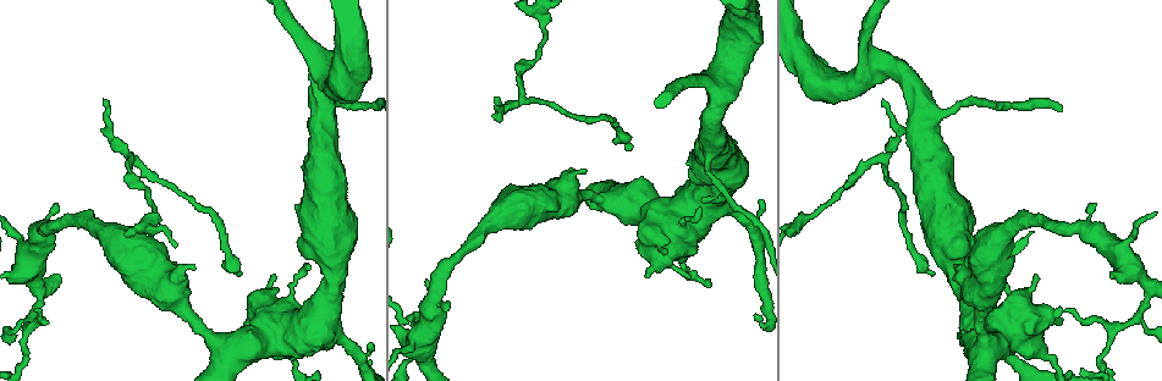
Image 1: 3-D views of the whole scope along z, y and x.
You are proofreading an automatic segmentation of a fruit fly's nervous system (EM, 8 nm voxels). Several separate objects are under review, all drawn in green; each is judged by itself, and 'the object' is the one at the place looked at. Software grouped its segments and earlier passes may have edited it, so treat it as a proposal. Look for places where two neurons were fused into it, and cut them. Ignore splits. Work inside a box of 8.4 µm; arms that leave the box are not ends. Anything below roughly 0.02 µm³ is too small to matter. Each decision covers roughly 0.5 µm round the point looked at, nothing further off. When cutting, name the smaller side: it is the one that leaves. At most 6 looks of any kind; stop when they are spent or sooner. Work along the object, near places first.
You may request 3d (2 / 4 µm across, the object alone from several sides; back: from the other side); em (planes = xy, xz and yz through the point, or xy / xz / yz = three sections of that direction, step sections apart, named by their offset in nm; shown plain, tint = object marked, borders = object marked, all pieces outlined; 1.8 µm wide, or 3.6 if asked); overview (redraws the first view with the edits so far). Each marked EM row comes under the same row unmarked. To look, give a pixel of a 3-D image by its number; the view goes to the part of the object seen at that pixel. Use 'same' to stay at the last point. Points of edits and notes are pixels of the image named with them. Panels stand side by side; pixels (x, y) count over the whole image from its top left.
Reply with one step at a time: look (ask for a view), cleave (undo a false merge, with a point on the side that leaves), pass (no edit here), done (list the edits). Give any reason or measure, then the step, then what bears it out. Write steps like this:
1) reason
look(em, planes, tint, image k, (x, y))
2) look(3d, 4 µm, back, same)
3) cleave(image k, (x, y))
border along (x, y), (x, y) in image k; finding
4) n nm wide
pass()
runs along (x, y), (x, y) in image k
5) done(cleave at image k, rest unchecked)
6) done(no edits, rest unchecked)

sharp bend
look(3d, 2 µm, image 1, (882, 160))

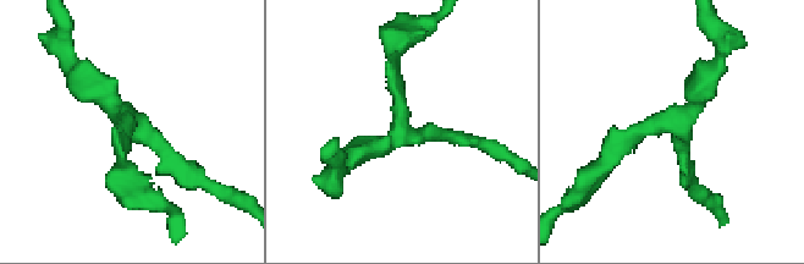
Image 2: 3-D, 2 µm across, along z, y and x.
now the EM
look(em, planes, borders, image 2, (401, 125))

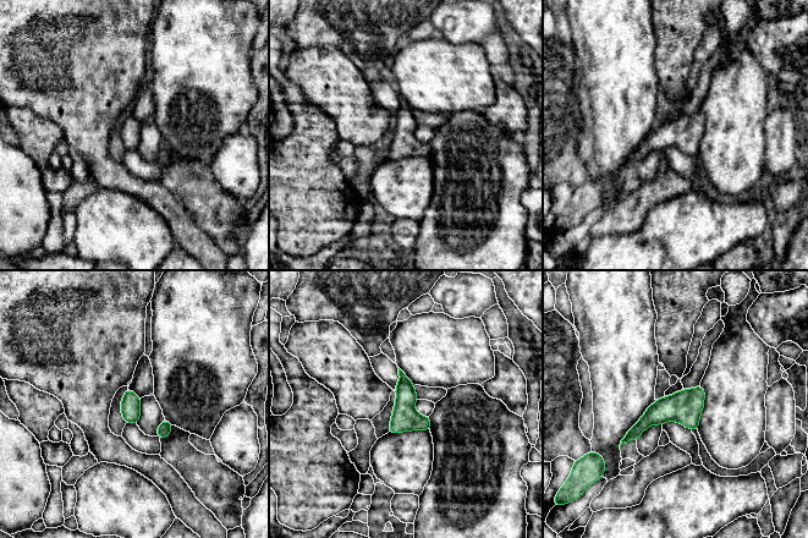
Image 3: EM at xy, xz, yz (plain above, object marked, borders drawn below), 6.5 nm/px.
pass()
runs along (701, 390), (628, 437) in image 3; all the same neuron

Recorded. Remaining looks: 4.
sharp bend
look(3d, 2 µm, image 1, (423, 347))

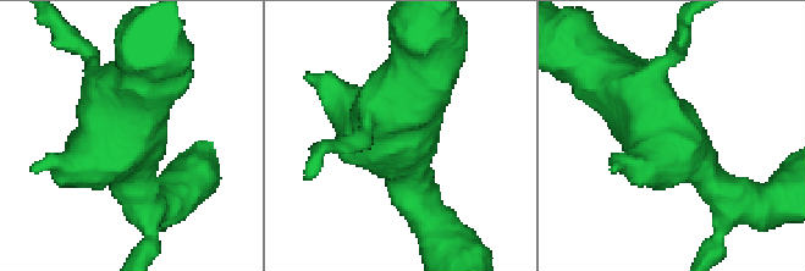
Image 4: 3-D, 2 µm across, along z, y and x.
look(em, planes, borders, image 4, (401, 133))

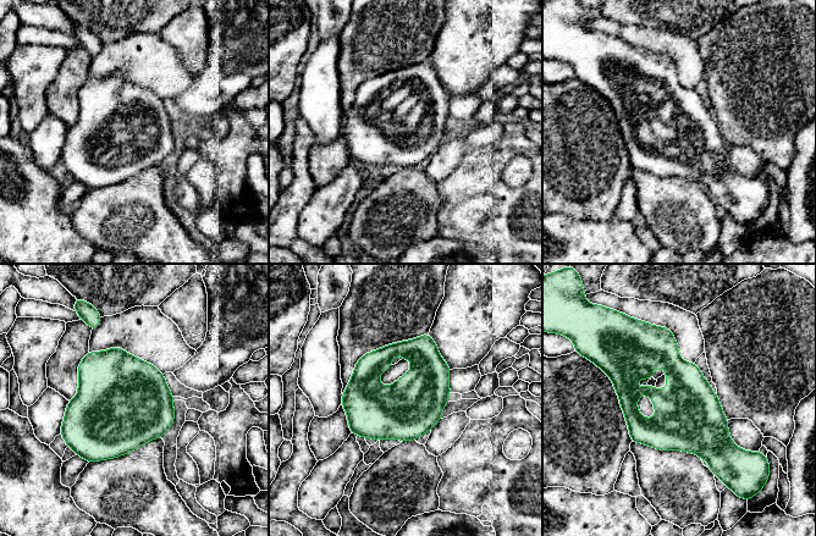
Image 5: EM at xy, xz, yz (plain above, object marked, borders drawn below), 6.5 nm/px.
pass()
all the same neuron

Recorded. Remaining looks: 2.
abrupt turn
look(em, 3.6 µm, planes, tint, image 1, (323, 242))

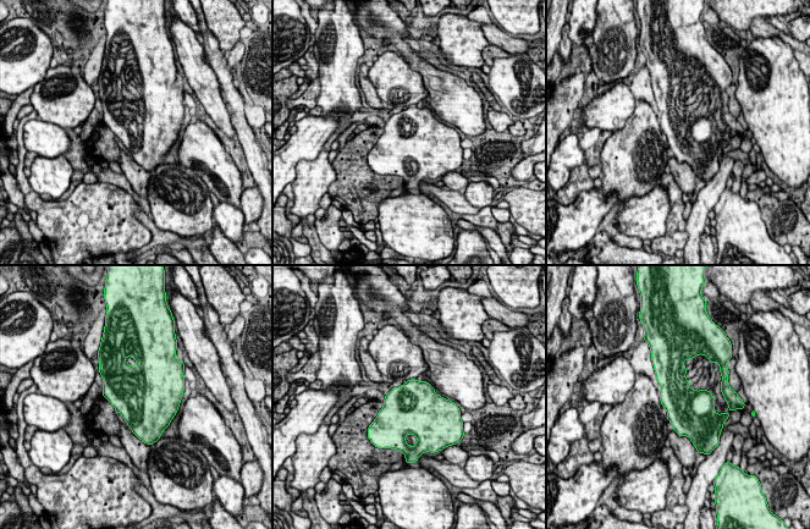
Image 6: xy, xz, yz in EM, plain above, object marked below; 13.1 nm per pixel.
600 nm wide
pass()
one neuron here

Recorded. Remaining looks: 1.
done(no edits, rest unchecked)

